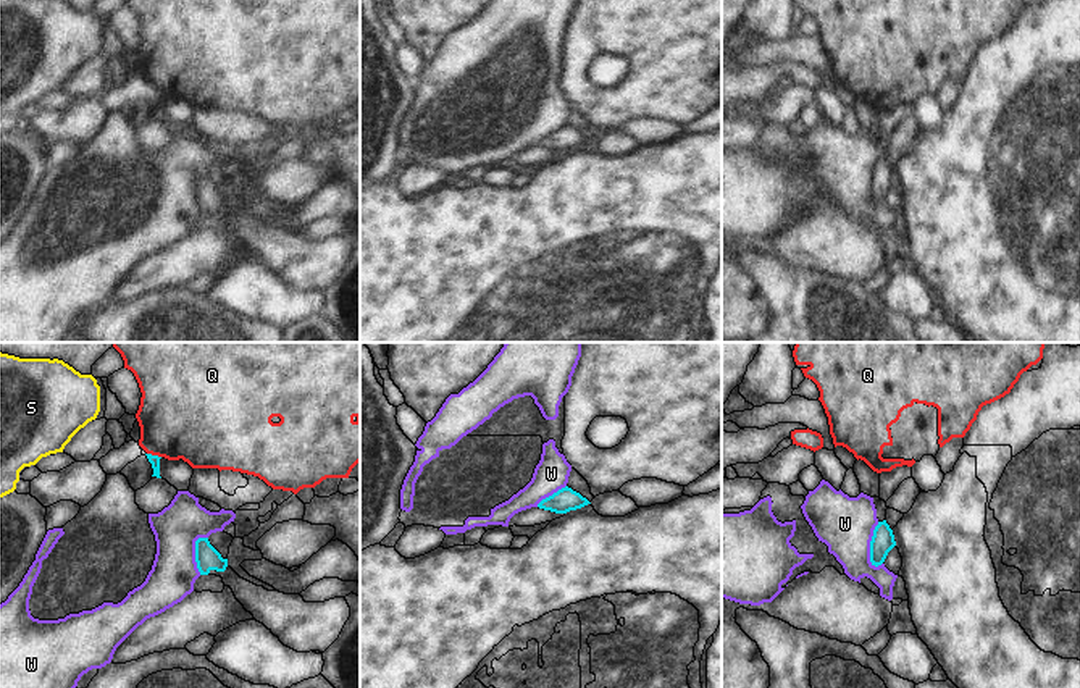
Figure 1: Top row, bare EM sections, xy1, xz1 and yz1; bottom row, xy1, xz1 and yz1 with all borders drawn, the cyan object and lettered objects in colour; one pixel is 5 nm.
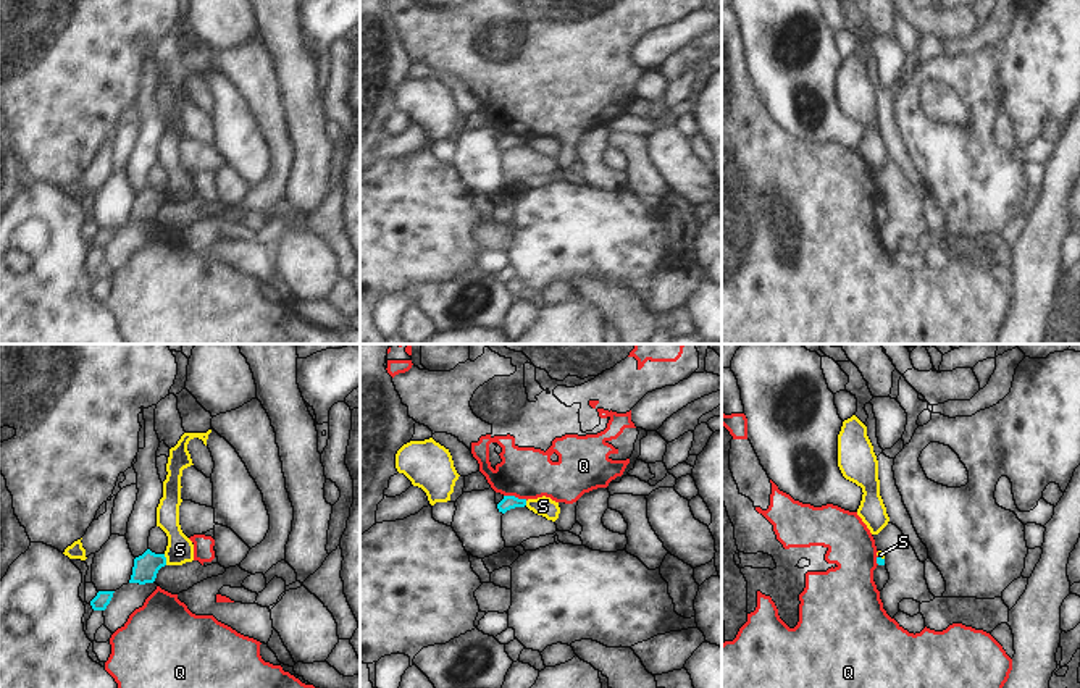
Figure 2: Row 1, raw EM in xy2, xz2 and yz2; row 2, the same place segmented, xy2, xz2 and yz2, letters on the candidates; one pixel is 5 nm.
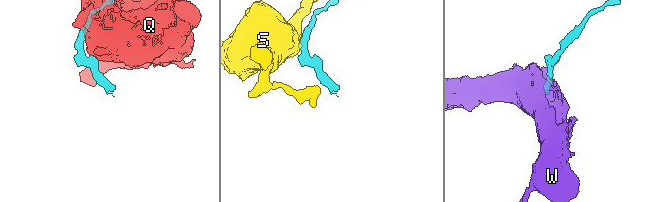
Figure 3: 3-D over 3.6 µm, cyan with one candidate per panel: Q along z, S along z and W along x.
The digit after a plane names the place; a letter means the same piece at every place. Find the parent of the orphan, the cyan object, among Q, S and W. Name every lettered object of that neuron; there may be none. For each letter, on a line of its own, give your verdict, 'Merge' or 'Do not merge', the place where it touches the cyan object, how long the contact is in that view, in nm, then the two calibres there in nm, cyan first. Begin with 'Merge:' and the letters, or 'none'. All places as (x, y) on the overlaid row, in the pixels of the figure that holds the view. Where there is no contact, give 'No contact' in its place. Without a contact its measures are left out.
Merge: none
Q: Do not merge. Touches cyan at xz2 (514, 496). Shared border 120 nm. Thickness 70 nm (cyan) against 260 nm
S: Do not merge. Touches cyan at xy2 (165, 559). Shared border 60 nm. Thickness 130 nm (cyan) against 140 nm
W: Do not merge. Touches cyan at yz1 (870, 545). Shared border 240 nm. Thickness 110 nm (cyan) against 280 nm

